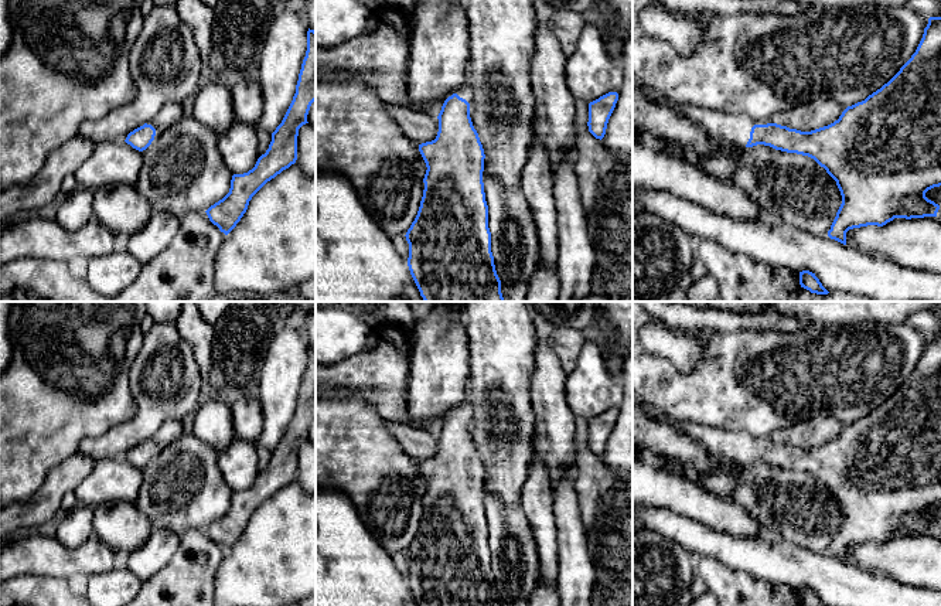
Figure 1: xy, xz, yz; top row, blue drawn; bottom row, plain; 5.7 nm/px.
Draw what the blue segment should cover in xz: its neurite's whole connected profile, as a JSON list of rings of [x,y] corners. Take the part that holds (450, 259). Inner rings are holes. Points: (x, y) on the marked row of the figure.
[[[471,67],[466,81],[449,96],[437,116],[434,140],[419,144],[426,163],[425,190],[415,221],[406,232],[408,266],[425,302],[504,302],[491,252],[488,205],[483,171],[484,149],[470,118]]]

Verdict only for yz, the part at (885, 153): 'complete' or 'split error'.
split error

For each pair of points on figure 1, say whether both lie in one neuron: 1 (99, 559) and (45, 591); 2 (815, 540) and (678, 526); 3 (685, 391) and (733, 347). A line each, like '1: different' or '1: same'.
1: different
2: different
3: same

